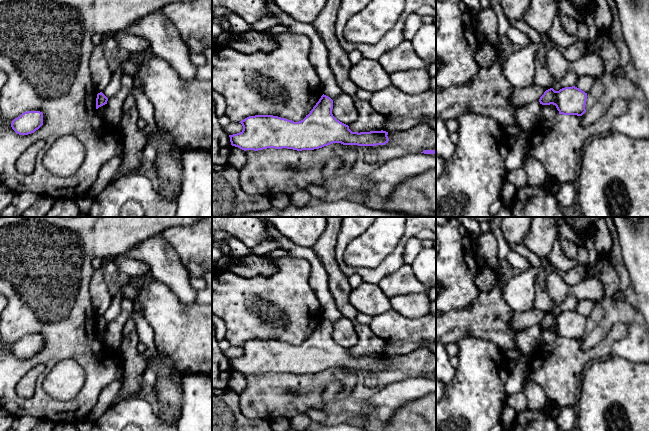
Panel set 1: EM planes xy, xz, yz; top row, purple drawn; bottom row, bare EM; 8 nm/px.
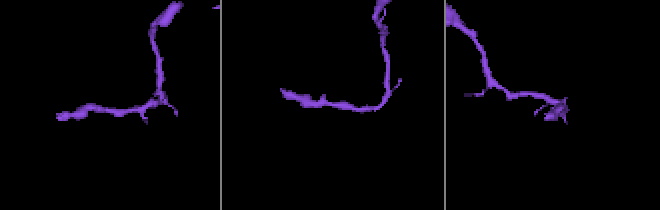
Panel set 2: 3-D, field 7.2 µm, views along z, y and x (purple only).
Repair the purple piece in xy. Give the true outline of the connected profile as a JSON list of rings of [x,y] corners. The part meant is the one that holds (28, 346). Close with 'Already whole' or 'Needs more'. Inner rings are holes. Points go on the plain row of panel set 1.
[[[27,335],[15,342],[12,347],[12,353],[19,359],[28,359],[34,357],[43,349],[43,337],[40,335]]]. Already whole

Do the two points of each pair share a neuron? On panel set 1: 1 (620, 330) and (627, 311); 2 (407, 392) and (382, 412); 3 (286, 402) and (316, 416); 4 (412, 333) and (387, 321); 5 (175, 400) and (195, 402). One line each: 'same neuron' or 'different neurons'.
1: different neurons
2: same neuron
3: different neurons
4: same neuron
5: different neurons

